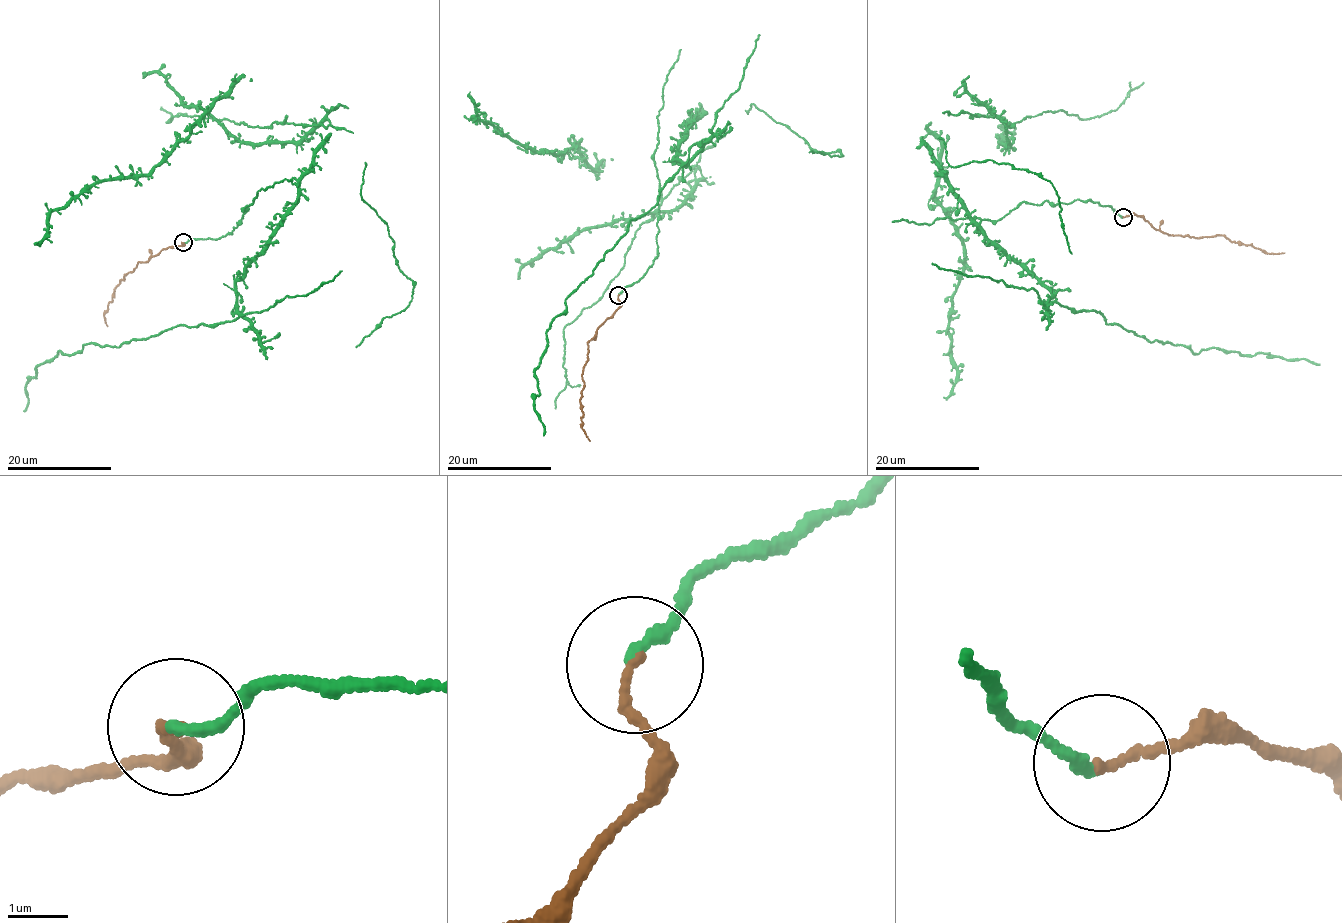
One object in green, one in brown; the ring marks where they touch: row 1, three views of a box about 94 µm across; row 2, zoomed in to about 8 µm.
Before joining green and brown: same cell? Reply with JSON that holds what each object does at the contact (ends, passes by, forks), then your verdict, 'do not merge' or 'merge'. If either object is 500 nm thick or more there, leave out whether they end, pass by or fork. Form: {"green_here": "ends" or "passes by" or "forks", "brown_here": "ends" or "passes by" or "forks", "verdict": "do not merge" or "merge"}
{"green_here": "ends", "brown_here": "ends", "verdict": "merge"}

